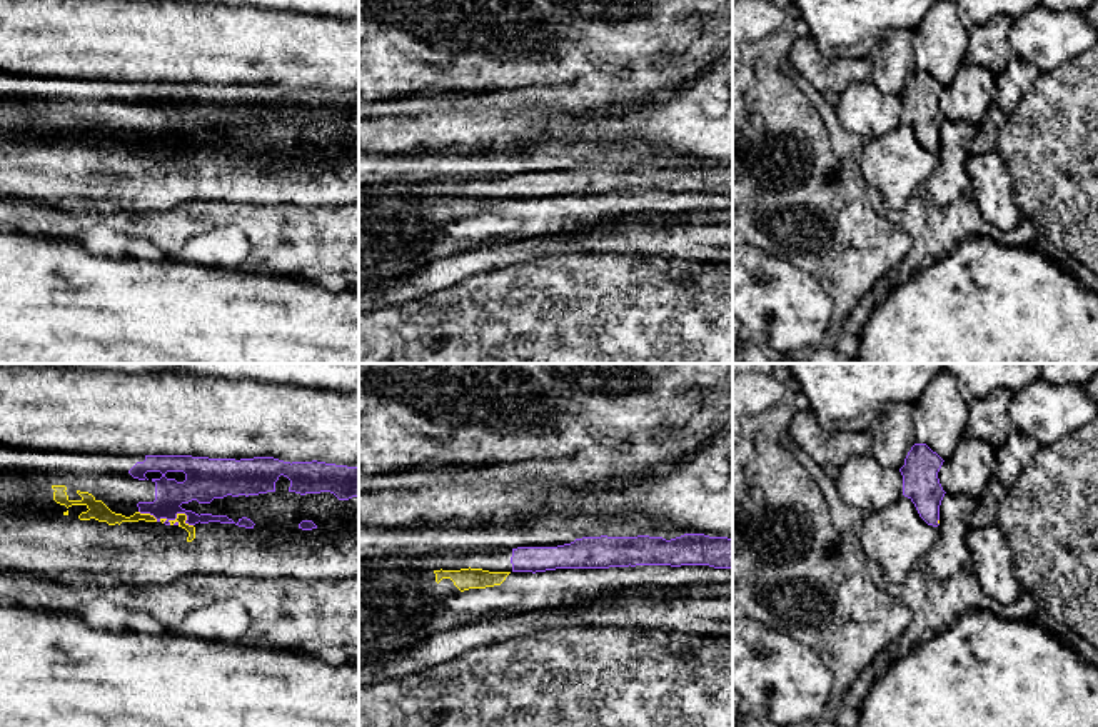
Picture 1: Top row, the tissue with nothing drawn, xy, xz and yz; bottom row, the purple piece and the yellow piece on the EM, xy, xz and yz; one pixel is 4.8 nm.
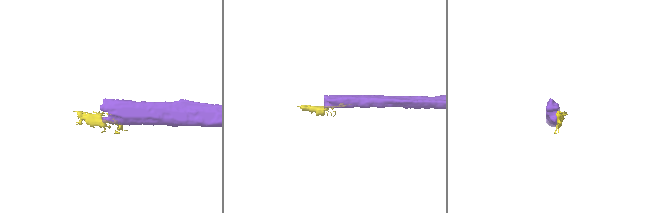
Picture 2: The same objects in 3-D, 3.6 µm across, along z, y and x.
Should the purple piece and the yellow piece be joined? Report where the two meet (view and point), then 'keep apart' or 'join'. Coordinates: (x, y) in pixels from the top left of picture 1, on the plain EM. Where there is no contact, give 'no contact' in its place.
xy (169, 145) | keep apart

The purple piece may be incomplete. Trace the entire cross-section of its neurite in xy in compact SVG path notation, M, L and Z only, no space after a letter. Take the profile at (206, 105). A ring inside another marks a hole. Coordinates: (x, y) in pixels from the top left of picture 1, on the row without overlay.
M0 72L0 110L7 112L65 112L67 115L88 118L102 127L112 138L125 143L135 138L150 140L165 152L170 152L179 140L185 140L185 150L235 150L227 142L195 140L180 132L197 127L210 130L227 122L259 122L275 118L275 108L284 102L290 107L289 118L300 122L330 118L339 127L359 123L359 95L325 88L284 88L274 83L254 85L209 85L192 82L142 82L142 80L107 80L107 78L67 78L37 77Z

